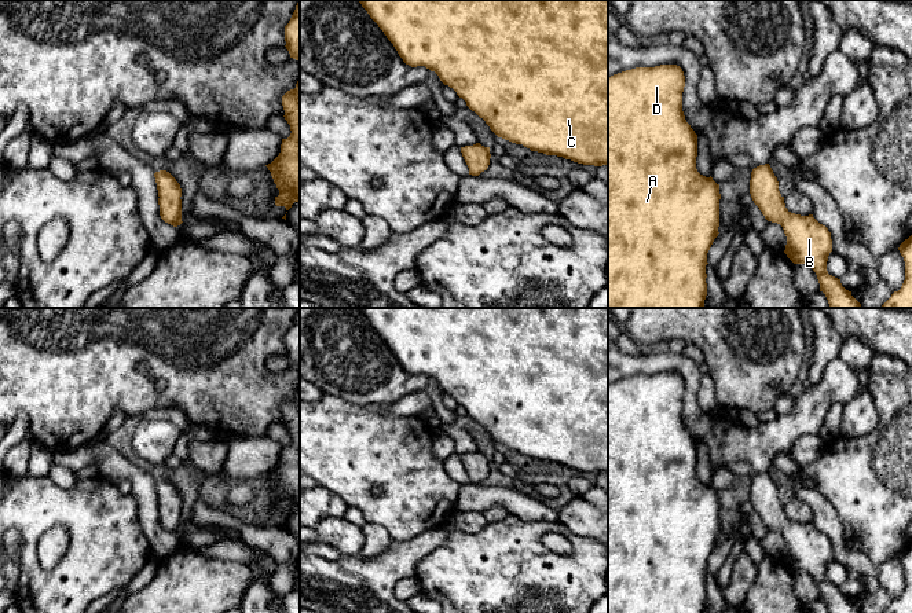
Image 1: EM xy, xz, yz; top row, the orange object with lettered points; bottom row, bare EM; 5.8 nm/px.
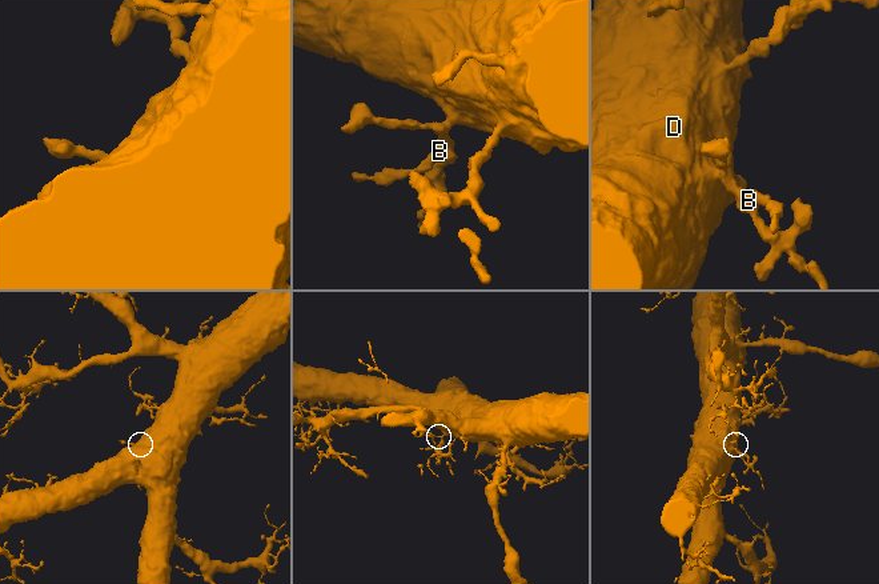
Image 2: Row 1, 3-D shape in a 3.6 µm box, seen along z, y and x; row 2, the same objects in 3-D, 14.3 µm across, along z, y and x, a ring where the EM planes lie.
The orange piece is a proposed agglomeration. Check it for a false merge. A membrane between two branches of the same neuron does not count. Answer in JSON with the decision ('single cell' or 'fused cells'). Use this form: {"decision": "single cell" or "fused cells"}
{"decision": "single cell"}

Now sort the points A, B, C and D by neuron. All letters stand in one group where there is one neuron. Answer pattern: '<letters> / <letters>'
A B C D

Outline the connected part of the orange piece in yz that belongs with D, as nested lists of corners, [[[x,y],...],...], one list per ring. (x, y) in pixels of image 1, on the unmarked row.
[[[677,372],[608,385],[608,613],[704,613],[707,561],[718,544],[719,492],[696,477],[697,443],[682,419],[685,383]]]

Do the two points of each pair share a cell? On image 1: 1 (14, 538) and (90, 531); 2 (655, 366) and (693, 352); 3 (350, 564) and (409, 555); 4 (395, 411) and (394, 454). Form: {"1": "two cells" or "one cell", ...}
{"1": "two cells", "2": "two cells", "3": "one cell", "4": "two cells"}

